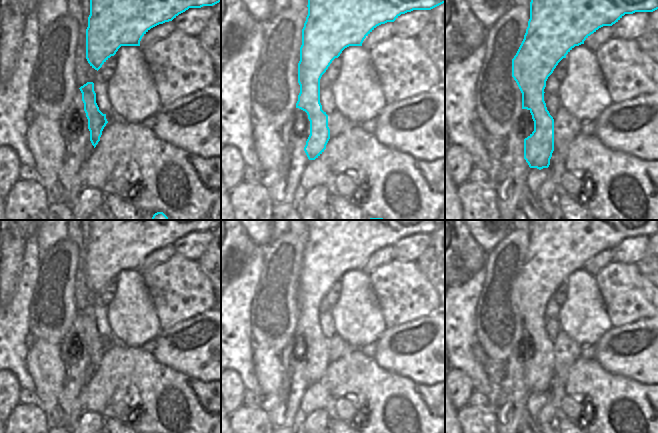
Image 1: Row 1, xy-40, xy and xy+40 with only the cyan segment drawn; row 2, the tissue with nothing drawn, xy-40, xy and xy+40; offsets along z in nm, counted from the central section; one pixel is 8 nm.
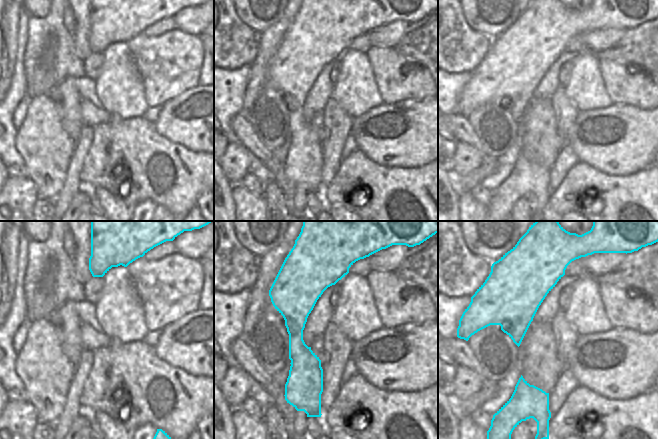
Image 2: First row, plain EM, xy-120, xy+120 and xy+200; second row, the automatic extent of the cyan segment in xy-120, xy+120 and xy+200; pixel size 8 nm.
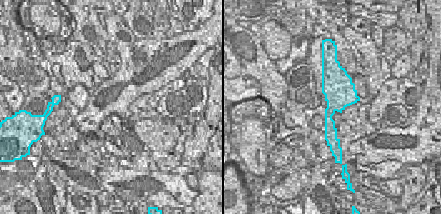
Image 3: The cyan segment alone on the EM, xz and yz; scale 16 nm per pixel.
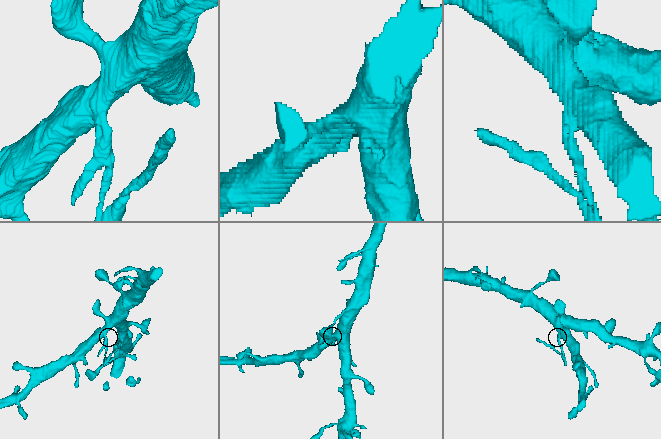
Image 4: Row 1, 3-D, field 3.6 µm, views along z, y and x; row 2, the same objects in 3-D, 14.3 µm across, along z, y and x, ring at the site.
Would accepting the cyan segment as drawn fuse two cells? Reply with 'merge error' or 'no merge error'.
merge error

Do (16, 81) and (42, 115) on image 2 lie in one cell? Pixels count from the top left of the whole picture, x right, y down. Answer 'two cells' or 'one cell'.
two cells

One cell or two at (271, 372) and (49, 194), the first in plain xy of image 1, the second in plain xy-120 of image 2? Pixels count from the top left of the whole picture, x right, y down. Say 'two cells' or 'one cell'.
one cell

